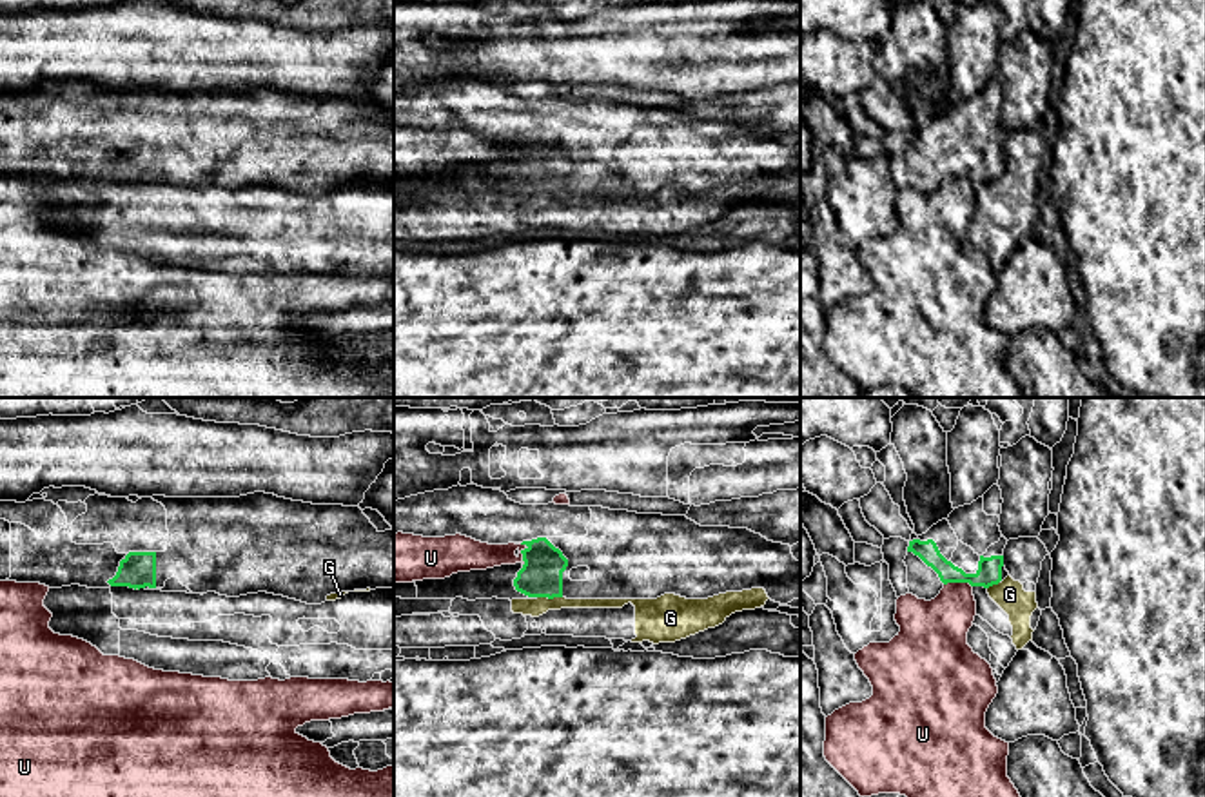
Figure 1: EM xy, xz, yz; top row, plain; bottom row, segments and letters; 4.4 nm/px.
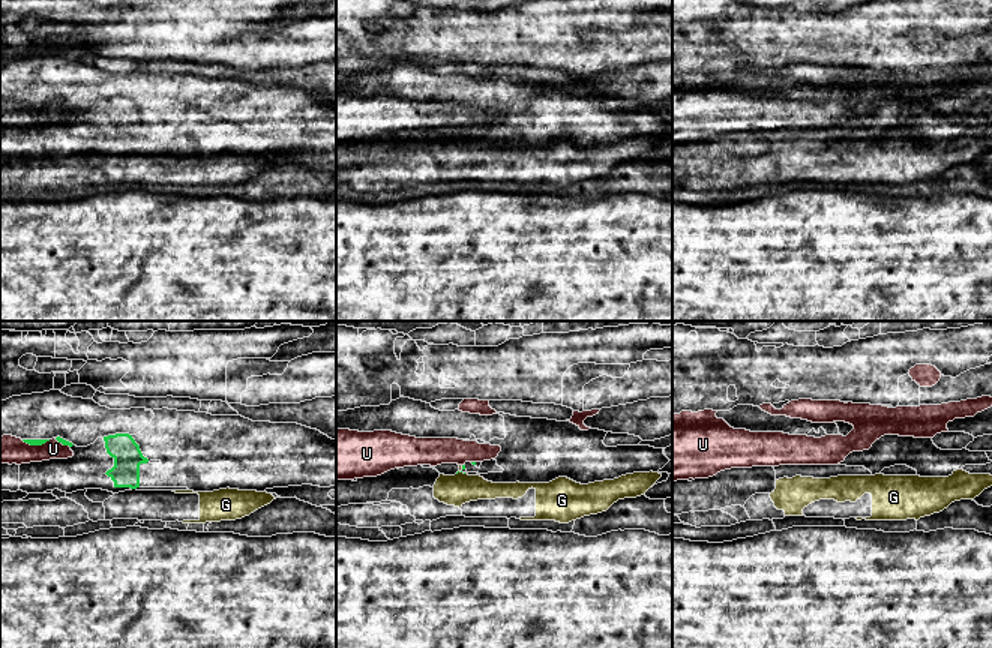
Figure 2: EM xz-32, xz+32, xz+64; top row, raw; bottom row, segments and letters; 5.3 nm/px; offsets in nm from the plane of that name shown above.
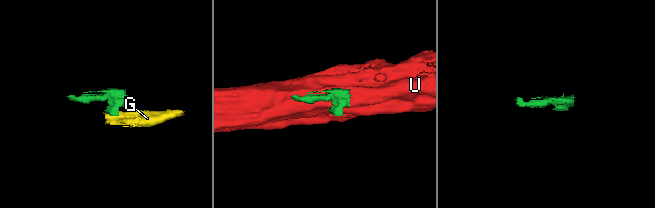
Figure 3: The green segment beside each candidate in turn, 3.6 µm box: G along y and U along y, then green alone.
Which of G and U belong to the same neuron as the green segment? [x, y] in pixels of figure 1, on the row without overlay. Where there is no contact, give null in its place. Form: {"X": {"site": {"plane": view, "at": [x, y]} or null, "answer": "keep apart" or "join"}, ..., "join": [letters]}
{"G": {"site": {"plane": "xz", "at": [550, 191]}, "answer": "keep apart"}, "U": {"site": {"plane": "xz", "at": [521, 146]}, "answer": "keep apart"}, "join": []}

